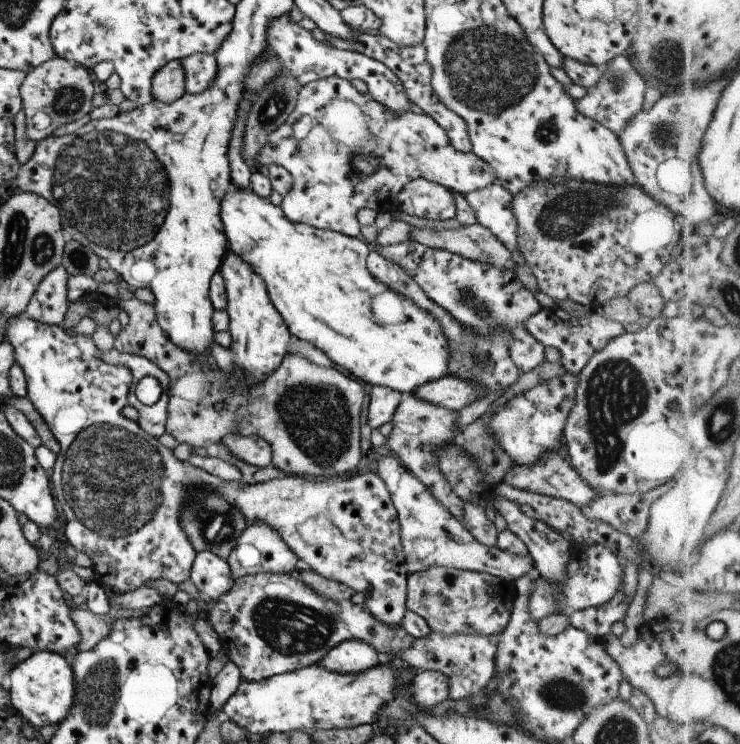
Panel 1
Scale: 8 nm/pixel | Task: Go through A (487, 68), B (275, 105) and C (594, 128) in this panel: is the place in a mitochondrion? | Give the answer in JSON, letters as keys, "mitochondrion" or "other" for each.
{"A":"mitochondrion","B":"mitochondrion","C":"other"}

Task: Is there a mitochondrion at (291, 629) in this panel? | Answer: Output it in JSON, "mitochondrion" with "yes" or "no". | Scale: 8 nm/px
{"mitochondrion":"yes"}

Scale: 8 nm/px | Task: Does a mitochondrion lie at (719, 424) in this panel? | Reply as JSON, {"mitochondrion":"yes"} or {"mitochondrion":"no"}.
{"mitochondrion":"yes"}

